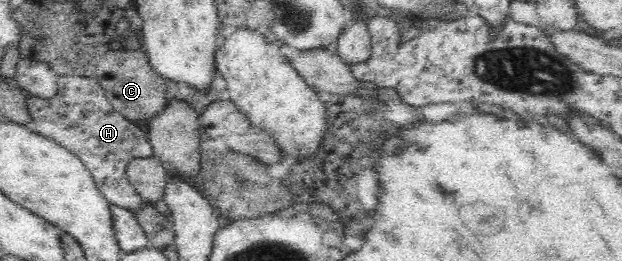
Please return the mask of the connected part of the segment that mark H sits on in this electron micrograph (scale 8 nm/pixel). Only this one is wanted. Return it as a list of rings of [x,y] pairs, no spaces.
[[[61,76],[58,78],[58,91],[52,99],[42,99],[29,92],[25,97],[36,132],[53,139],[82,160],[98,189],[112,205],[131,212],[149,205],[131,184],[127,167],[134,158],[153,156],[152,144],[141,128],[113,109],[96,77]]]

